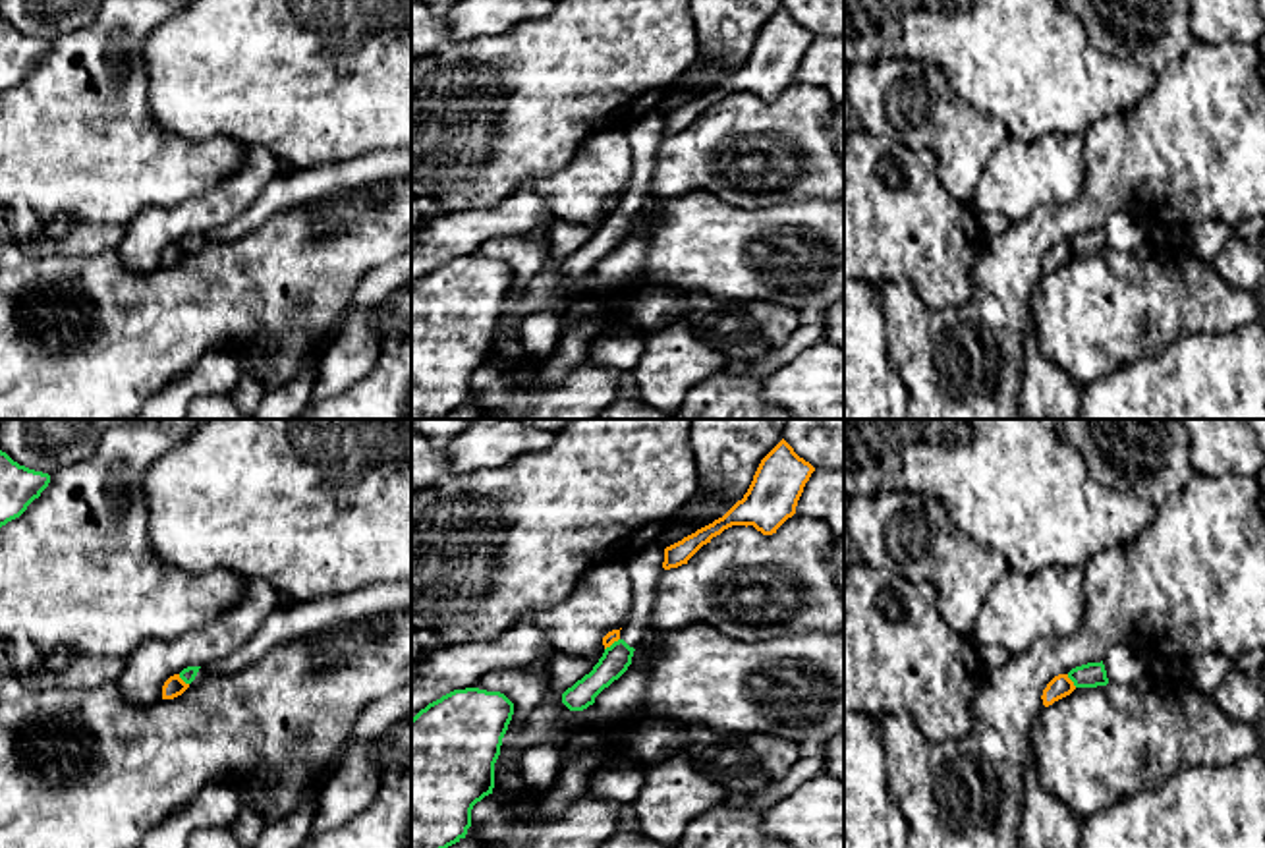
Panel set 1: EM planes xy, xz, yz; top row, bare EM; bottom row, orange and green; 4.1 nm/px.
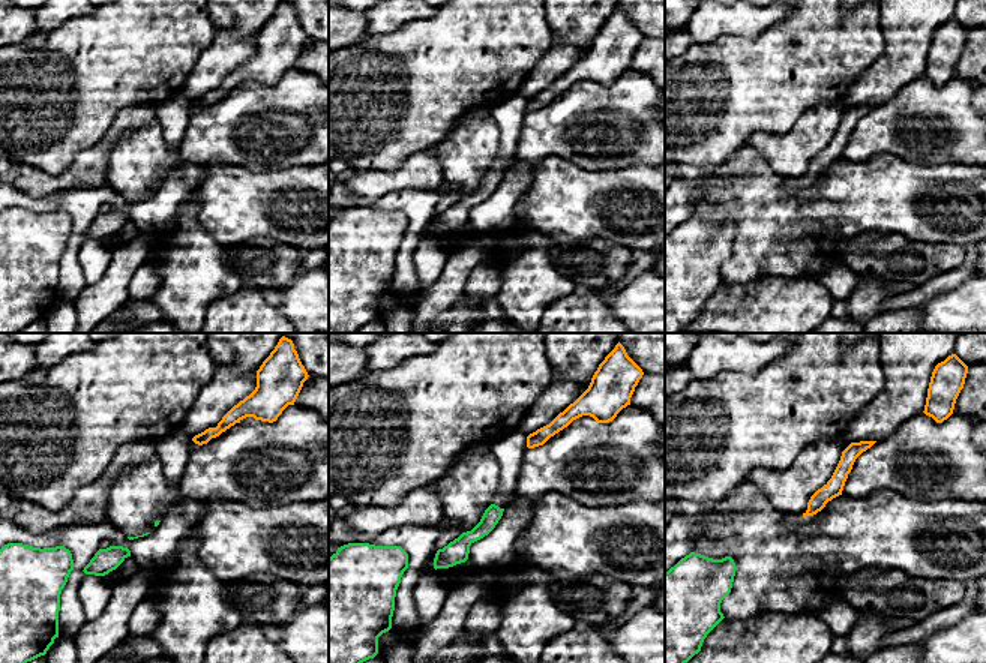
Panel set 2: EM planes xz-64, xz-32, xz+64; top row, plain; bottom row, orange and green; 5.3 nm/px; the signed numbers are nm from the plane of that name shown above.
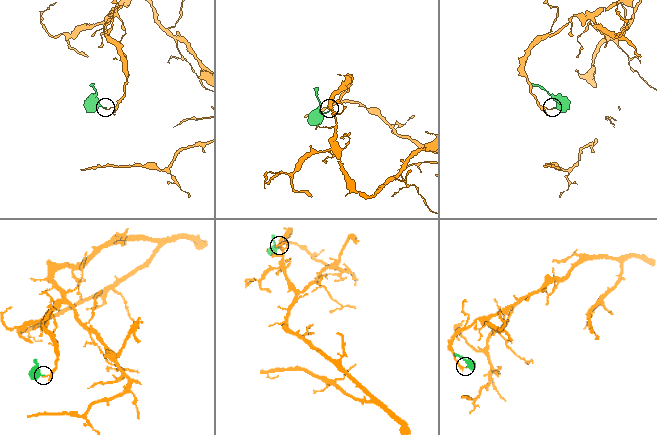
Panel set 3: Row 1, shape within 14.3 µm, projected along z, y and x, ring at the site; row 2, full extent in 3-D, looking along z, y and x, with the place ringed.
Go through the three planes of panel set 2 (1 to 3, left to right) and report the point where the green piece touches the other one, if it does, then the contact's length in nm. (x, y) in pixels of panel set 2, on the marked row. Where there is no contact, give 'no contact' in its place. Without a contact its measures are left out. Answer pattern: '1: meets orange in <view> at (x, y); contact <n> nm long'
1: no contact
2: no contact
3: no contact

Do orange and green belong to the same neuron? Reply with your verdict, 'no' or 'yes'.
no

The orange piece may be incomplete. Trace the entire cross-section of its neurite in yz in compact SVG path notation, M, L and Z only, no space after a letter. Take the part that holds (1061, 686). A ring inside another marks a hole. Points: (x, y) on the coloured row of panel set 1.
M1068 674L1054 676L1047 688L1043 690L1043 705L1049 707L1054 701L1070 695L1076 690L1074 682L1068 678Z

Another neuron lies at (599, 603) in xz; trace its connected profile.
M612 562L589 568L562 603L533 608L525 620L547 634L556 653L597 664L604 653L603 637L626 626L630 607L626 564Z

